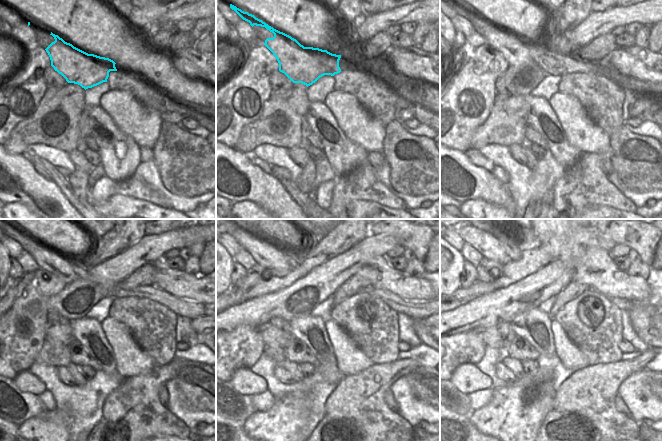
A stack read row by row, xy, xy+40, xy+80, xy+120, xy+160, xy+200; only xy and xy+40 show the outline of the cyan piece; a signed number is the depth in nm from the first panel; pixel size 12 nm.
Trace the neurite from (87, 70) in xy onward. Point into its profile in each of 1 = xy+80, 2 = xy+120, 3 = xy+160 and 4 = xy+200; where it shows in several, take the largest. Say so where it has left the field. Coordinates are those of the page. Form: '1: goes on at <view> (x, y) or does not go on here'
1: goes on at xy+80 (517, 52)
2: goes on at xy+120 (47, 258)
3: goes on at xy+160 (264, 249)
4: goes on at xy+200 (486, 243)

